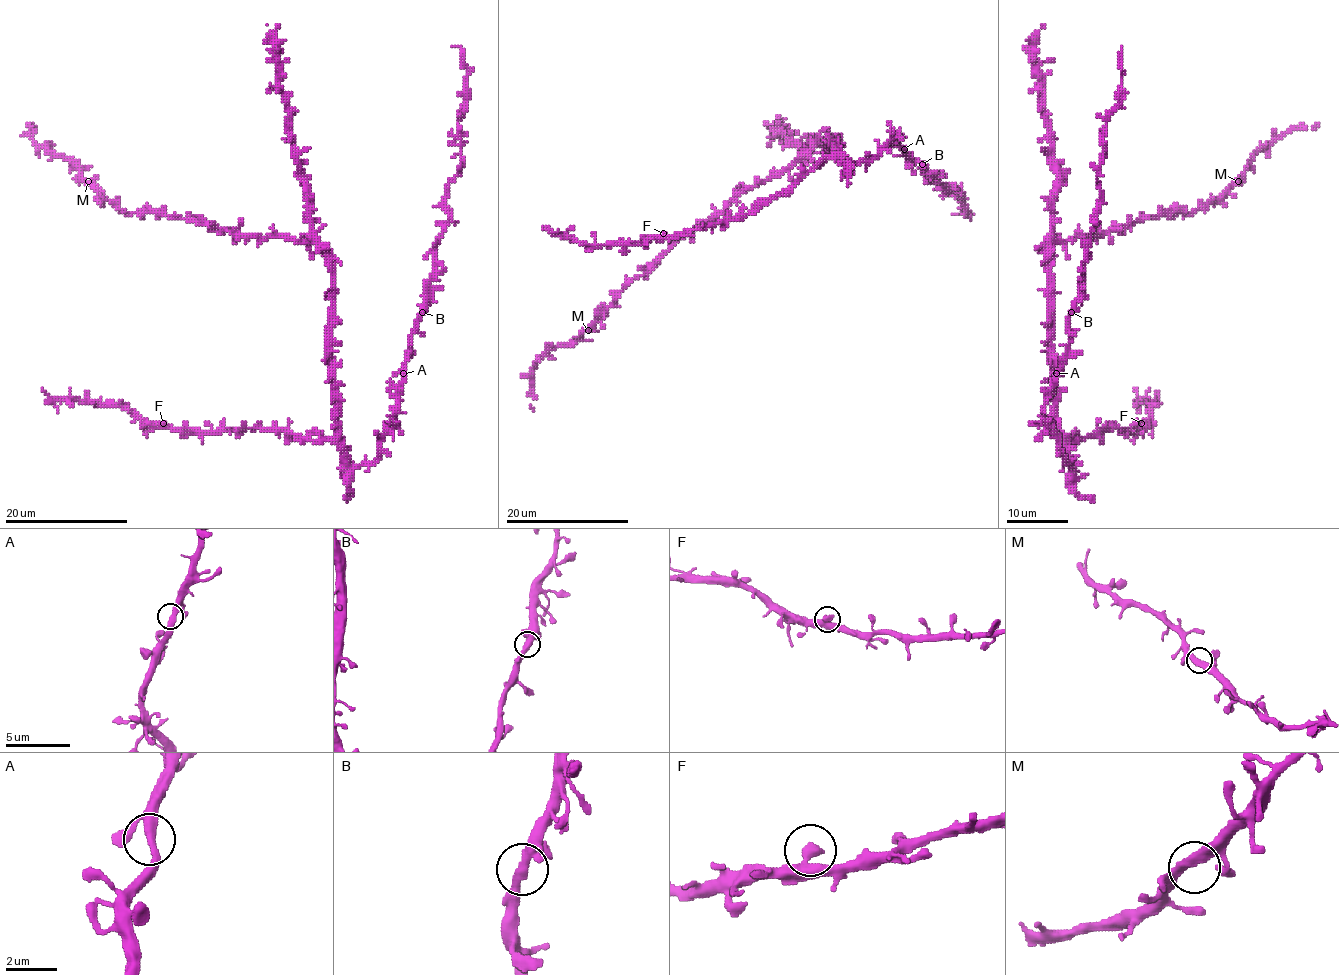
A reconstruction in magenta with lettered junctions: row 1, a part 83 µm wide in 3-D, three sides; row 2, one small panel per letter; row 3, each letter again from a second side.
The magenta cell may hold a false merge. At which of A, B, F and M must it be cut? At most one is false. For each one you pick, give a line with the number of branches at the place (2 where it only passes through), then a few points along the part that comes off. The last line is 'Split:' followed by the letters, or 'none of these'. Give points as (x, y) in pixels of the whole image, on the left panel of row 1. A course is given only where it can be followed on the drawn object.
Split: none of these

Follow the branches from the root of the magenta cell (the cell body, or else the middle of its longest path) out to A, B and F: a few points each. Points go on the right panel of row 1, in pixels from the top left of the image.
A: (1053, 386), (1053, 421), (1061, 449), (1071, 466), (1059, 446), (1059, 436), (1044, 416), (1047, 392), (1056, 373)
B: (1053, 386), (1053, 421), (1071, 466), (1044, 416), (1047, 392), (1070, 339), (1071, 312)
F: (1053, 386), (1053, 421), (1059, 436), (1067, 441), (1081, 441), (1112, 429), (1141, 430), (1141, 423)

